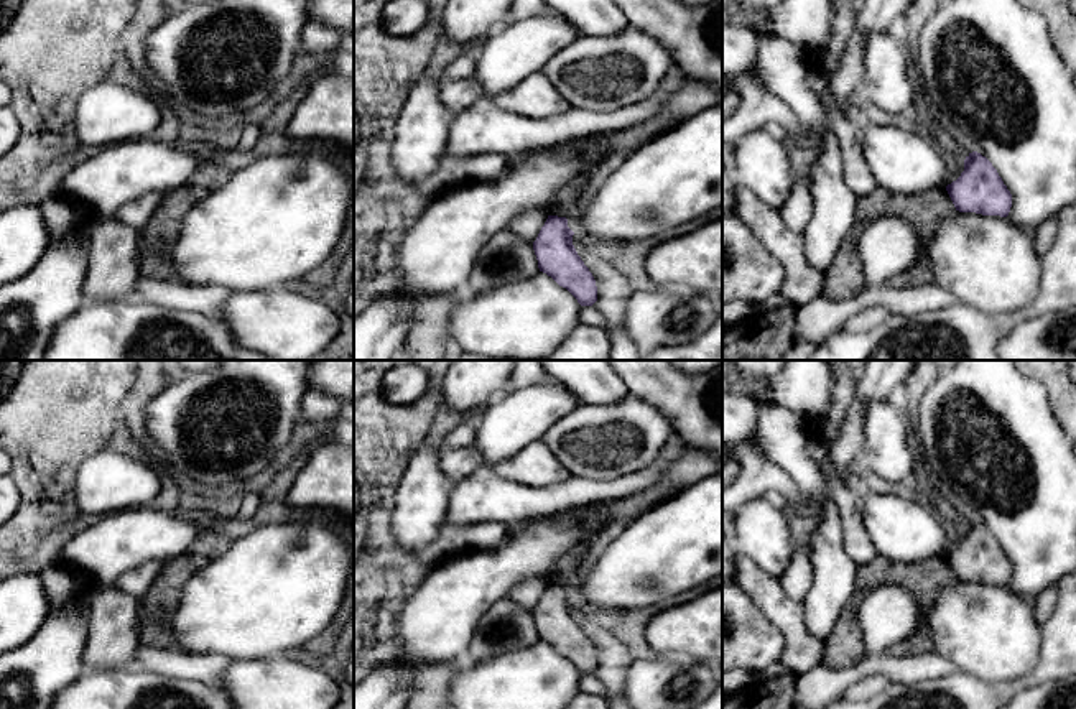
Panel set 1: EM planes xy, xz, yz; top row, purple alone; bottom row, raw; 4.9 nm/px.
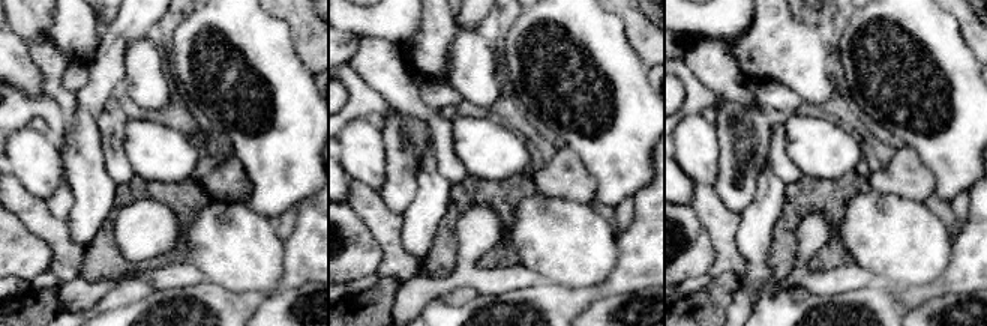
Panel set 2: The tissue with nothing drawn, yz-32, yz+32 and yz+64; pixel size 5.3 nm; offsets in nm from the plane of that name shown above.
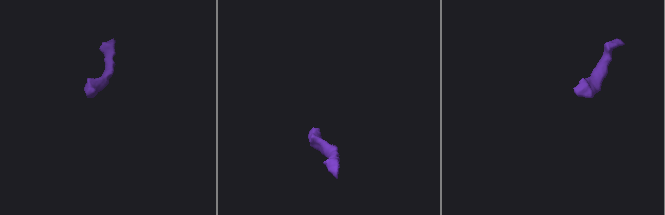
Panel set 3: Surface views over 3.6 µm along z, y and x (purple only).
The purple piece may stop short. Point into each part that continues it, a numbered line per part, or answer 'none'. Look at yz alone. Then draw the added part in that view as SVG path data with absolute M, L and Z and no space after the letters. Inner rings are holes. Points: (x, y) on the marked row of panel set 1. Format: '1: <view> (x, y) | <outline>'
none

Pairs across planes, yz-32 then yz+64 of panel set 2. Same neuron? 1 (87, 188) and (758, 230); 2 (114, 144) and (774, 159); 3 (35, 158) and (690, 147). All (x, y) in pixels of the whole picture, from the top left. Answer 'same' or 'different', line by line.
1: same
2: same
3: same

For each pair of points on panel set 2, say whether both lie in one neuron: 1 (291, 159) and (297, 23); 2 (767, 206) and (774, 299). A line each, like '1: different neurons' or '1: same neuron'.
1: different neurons
2: same neuron

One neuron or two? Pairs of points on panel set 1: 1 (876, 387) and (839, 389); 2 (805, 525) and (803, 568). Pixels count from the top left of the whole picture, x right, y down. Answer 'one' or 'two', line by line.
1: two
2: one

